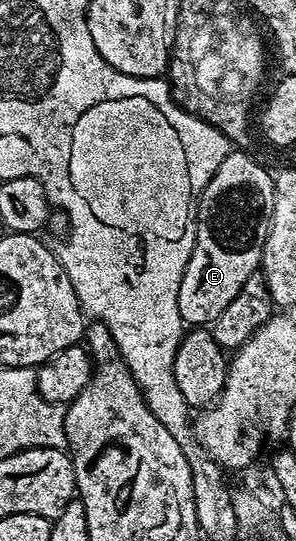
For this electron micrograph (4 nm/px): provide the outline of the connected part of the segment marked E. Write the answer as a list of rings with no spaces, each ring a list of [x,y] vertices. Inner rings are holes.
[[[231,151],[224,163],[220,163],[220,167],[216,167],[216,175],[212,175],[212,179],[204,187],[202,196],[198,198],[198,230],[196,231],[196,243],[192,255],[188,259],[188,267],[184,267],[184,279],[180,279],[180,295],[178,302],[180,303],[180,315],[183,322],[190,327],[206,327],[218,318],[220,311],[224,311],[224,307],[228,307],[228,303],[232,303],[232,299],[236,299],[236,295],[240,295],[240,287],[244,287],[248,275],[259,272],[262,263],[262,252],[264,251],[264,239],[268,239],[268,231],[272,224],[272,211],[274,210],[274,179],[275,174],[269,173],[260,162],[254,157],[249,157],[246,151]]]

